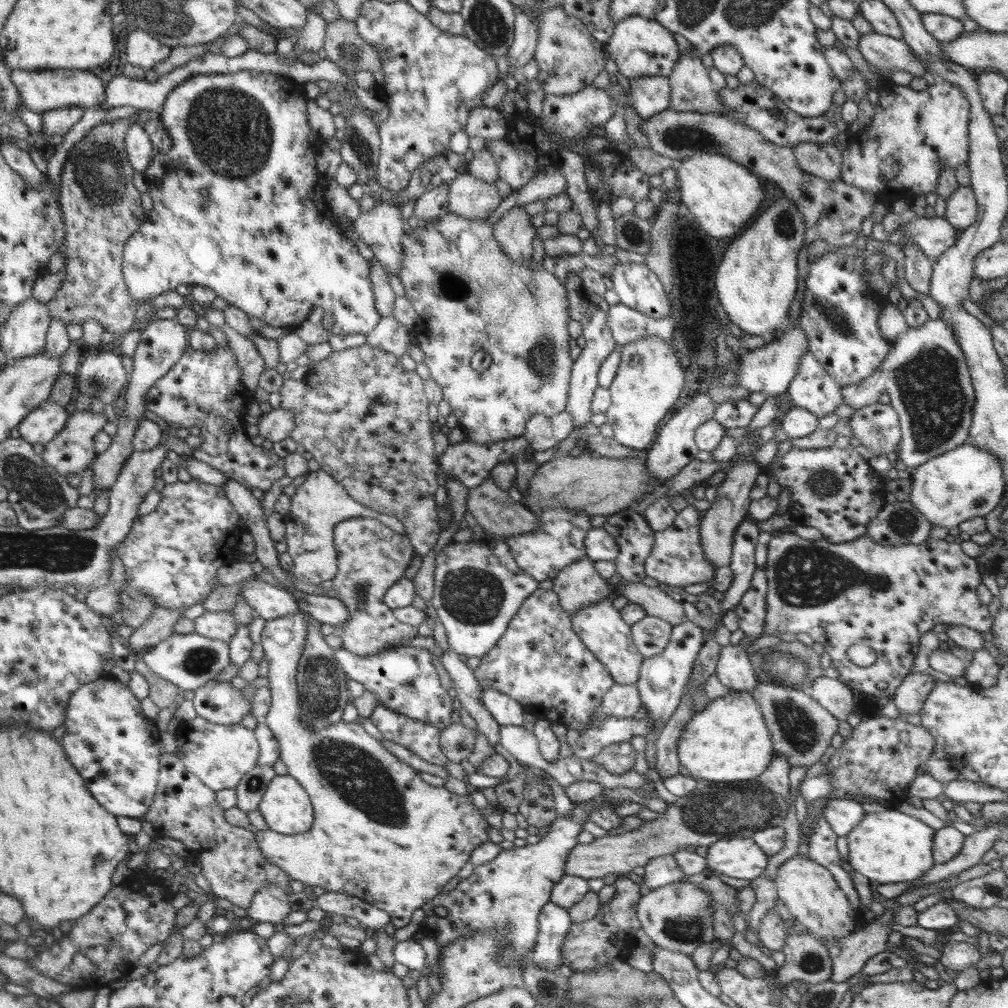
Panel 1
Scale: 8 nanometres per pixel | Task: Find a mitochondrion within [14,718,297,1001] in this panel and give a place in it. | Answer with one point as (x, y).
(253, 784)

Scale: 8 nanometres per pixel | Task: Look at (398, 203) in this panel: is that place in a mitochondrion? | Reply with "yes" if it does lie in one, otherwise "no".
no

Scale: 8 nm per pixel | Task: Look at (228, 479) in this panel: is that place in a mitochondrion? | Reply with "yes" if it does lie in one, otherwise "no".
no

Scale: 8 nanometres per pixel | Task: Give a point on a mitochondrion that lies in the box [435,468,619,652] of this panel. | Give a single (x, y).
(473, 596)

